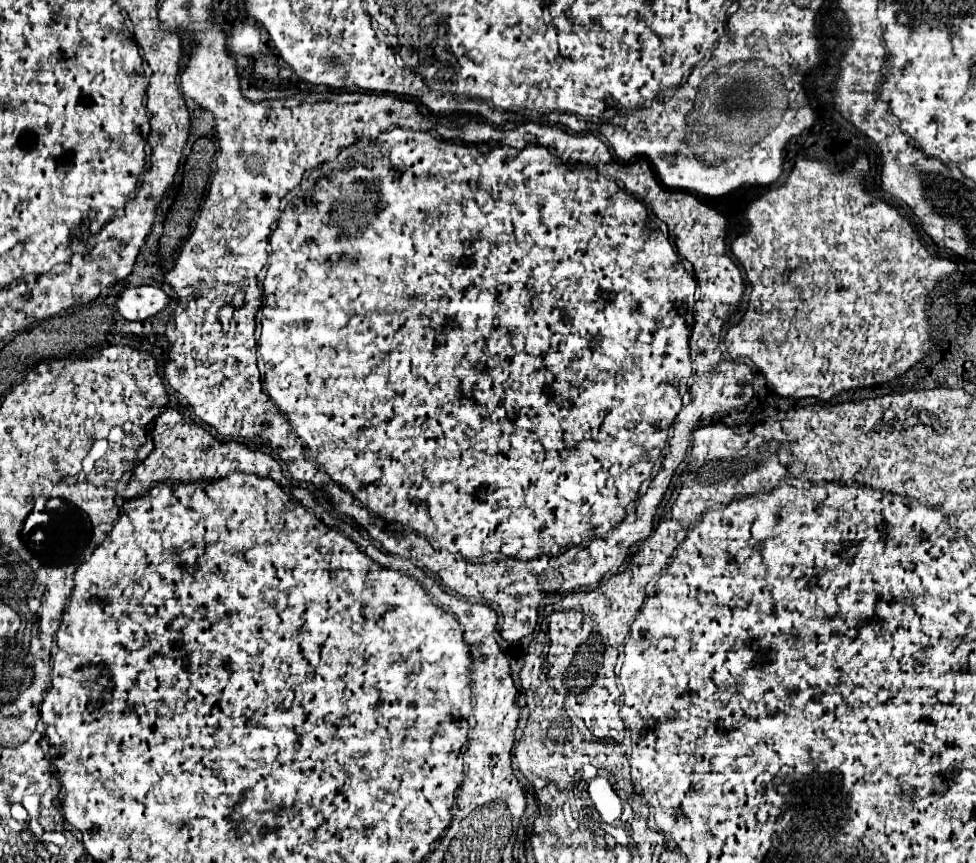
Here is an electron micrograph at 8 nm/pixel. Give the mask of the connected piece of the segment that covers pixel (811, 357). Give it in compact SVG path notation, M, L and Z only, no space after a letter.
M860 154L856 158L856 162L846 168L838 168L828 162L798 156L792 174L788 176L788 180L782 186L770 188L758 200L748 204L748 208L746 208L748 228L744 230L742 236L738 236L732 242L732 252L738 258L738 262L742 264L742 268L746 270L746 278L750 282L750 304L748 304L748 310L746 310L744 318L740 320L740 324L728 330L724 344L726 344L728 353L733 360L745 358L754 362L758 366L758 370L766 376L766 380L774 386L774 392L778 392L784 398L816 396L820 400L830 400L836 394L846 392L846 390L890 382L892 378L902 376L910 366L914 366L916 362L926 358L934 346L932 336L930 336L930 322L926 318L926 294L928 294L928 290L932 290L936 286L936 280L942 280L944 276L956 272L958 264L954 260L936 258L926 252L926 248L920 244L916 232L908 224L908 220L902 218L892 206L870 196L864 190L862 180L864 180L866 172L868 172L868 158L864 154Z

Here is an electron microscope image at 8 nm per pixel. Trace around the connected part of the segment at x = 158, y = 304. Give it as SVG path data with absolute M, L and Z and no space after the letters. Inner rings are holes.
M156 286L126 288L116 298L118 314L126 320L146 320L168 304L168 296Z

